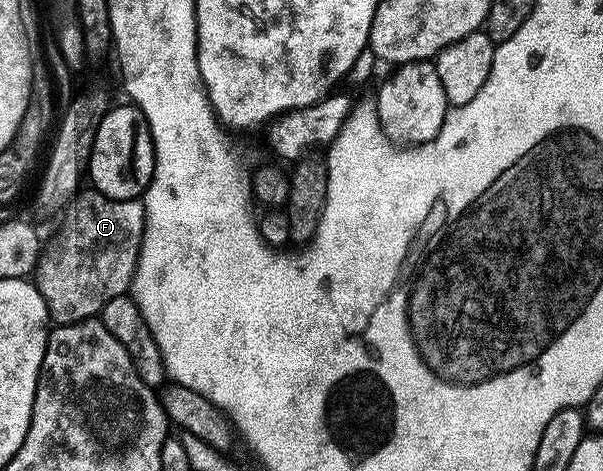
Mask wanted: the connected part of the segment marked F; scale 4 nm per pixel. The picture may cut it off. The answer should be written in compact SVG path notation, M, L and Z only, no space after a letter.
M85 189L65 207L60 215L61 227L54 232L50 242L42 245L35 265L36 288L49 309L50 319L57 324L81 322L85 318L100 315L101 309L111 300L122 297L133 285L137 255L141 252L141 237L145 231L144 201L135 198L115 200L100 194L98 190Z

